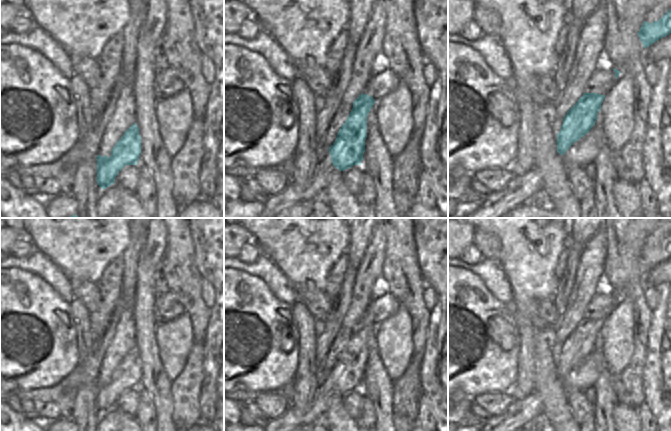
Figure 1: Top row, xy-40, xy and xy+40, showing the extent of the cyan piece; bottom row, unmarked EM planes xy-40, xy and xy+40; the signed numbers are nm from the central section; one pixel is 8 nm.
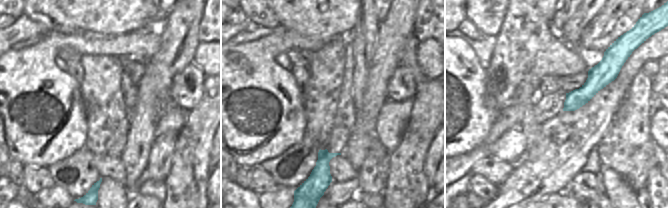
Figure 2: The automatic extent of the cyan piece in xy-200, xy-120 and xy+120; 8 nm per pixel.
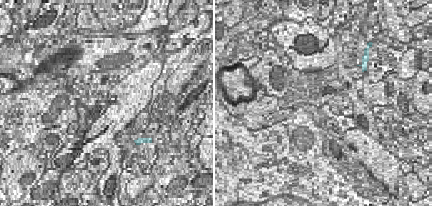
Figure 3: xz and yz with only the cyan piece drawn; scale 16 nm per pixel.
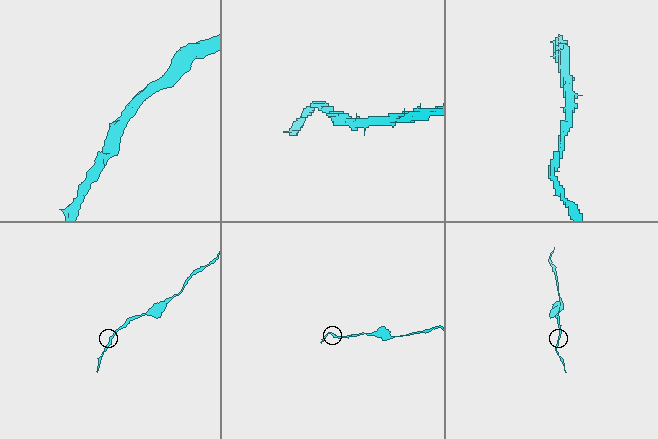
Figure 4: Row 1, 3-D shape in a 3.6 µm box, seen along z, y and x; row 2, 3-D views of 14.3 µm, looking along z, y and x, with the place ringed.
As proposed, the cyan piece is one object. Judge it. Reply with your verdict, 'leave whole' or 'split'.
split

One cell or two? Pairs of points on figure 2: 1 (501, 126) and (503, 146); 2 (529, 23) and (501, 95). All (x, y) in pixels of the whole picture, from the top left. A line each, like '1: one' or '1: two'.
1: two
2: one

